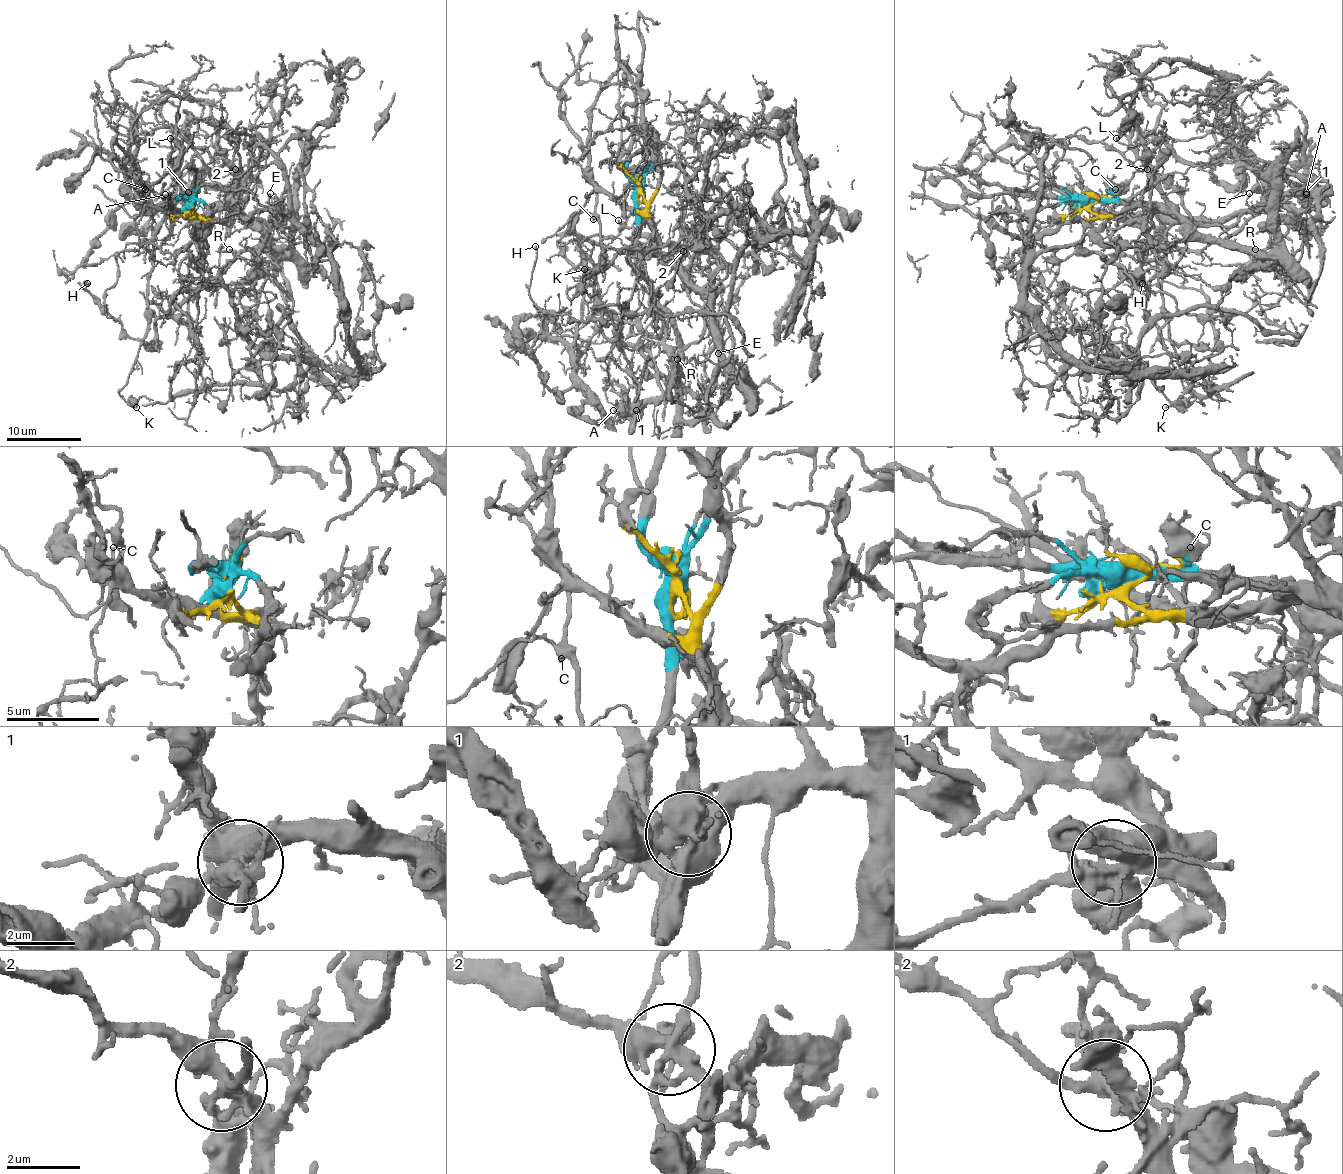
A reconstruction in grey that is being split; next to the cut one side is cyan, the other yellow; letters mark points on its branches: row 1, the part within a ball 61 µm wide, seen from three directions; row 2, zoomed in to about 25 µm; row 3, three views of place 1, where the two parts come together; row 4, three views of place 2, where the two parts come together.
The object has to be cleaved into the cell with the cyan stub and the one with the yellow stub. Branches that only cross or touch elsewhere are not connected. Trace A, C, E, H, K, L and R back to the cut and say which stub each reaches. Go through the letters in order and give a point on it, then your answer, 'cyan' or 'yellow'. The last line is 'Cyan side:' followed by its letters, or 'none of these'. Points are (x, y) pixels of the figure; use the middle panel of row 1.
A: at (613, 410); cyan
C: at (593, 219); cyan
E: at (718, 353); yellow
H: at (535, 246); cyan
K: at (584, 269); cyan
L: at (618, 220); yellow
R: at (677, 359); yellow
Cyan side: A, C, H, K

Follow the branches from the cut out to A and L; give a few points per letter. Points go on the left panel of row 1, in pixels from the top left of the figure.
A: (189, 206), (200, 219), (224, 219), (230, 196), (221, 189), (200, 187), (180, 196), (165, 194)
L: (189, 206), (208, 215), (235, 202), (241, 176), (222, 159), (193, 146), (183, 133), (176, 131), (170, 138)

